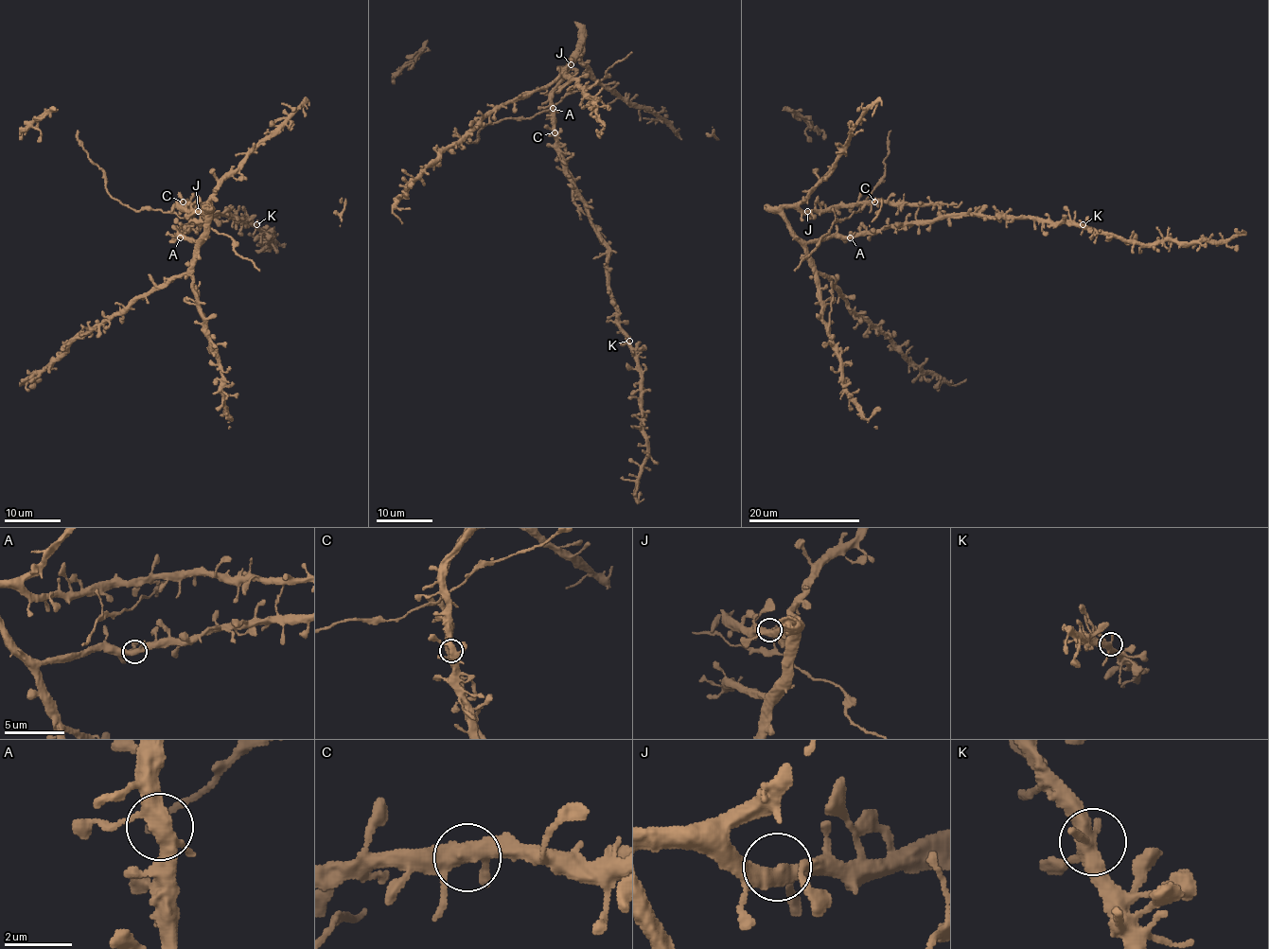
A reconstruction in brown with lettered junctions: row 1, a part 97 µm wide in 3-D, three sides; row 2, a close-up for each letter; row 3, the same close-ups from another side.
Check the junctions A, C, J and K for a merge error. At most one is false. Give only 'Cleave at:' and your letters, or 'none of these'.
Cleave at: none of these

